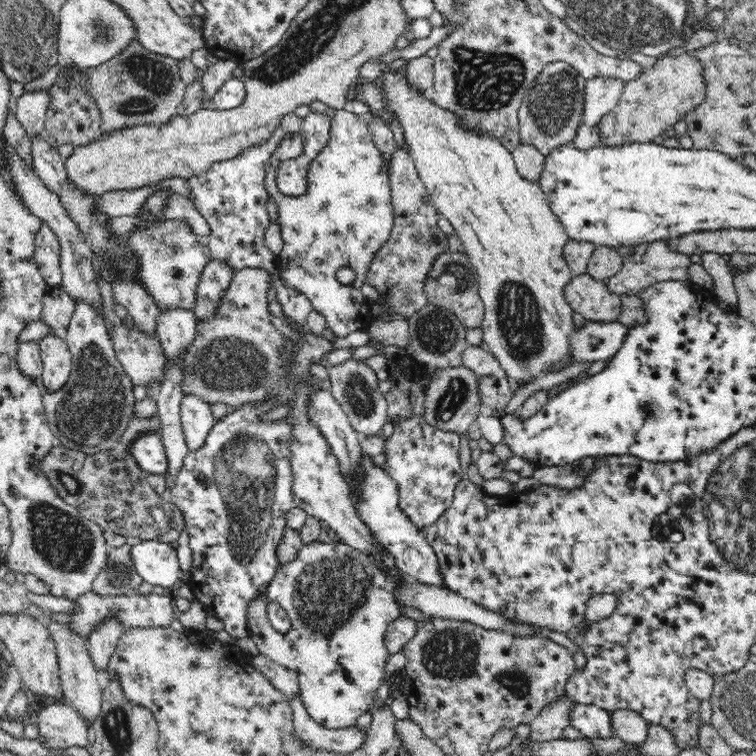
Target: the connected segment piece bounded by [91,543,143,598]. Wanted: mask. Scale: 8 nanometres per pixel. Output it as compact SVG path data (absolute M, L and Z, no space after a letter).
M128 543L109 550L107 563L94 580L91 589L97 596L132 595L142 584L141 577L136 573L130 559Z

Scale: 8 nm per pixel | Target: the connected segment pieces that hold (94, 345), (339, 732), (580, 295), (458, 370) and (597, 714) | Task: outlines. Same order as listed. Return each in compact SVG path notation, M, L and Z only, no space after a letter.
M82 301L75 303L70 324L67 326L64 335L73 356L69 380L64 388L56 392L48 391L46 388L41 389L42 402L45 406L45 415L49 427L53 435L59 440L59 445L66 448L82 451L89 455L113 449L114 444L125 433L125 429L128 428L130 419L133 417L133 406L137 400L132 392L134 385L122 368L122 363L117 359L113 342L106 329L106 323L102 320L102 315L96 313L92 305Z
M298 694L289 698L294 714L294 732L307 746L333 750L338 753L353 753L366 740L367 730L354 725L350 728L327 729L318 725L306 711Z
M587 272L571 278L565 288L565 297L575 312L587 321L619 322L620 295L613 293L605 281L596 281Z
M464 366L436 368L429 375L431 380L425 391L423 418L430 426L446 432L466 432L480 416L480 377Z
M577 704L572 710L572 726L585 738L614 738L612 714L596 705Z

